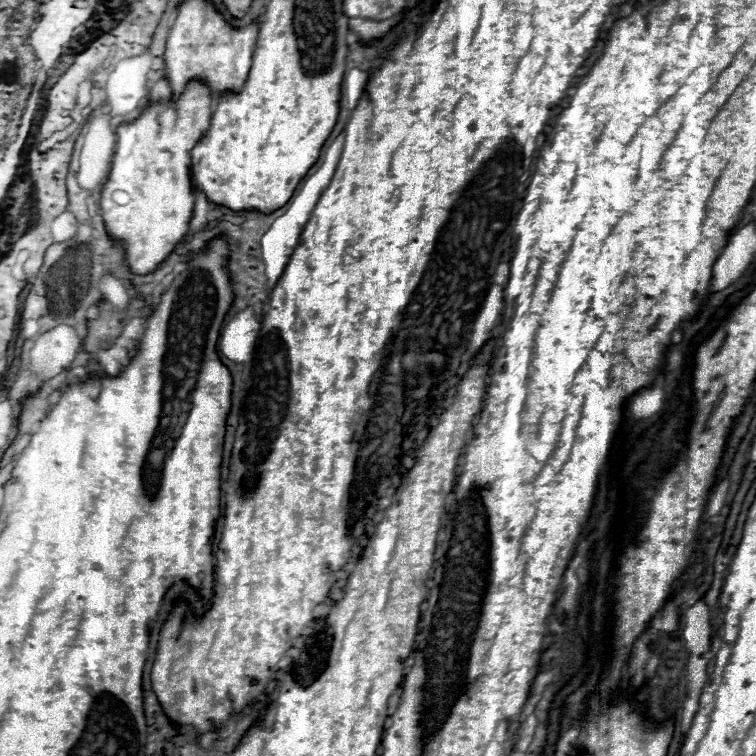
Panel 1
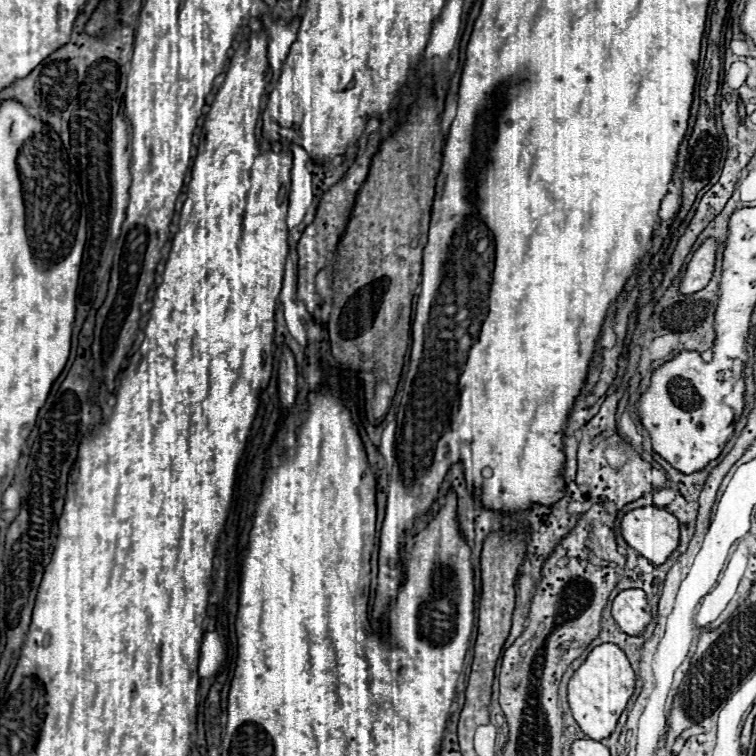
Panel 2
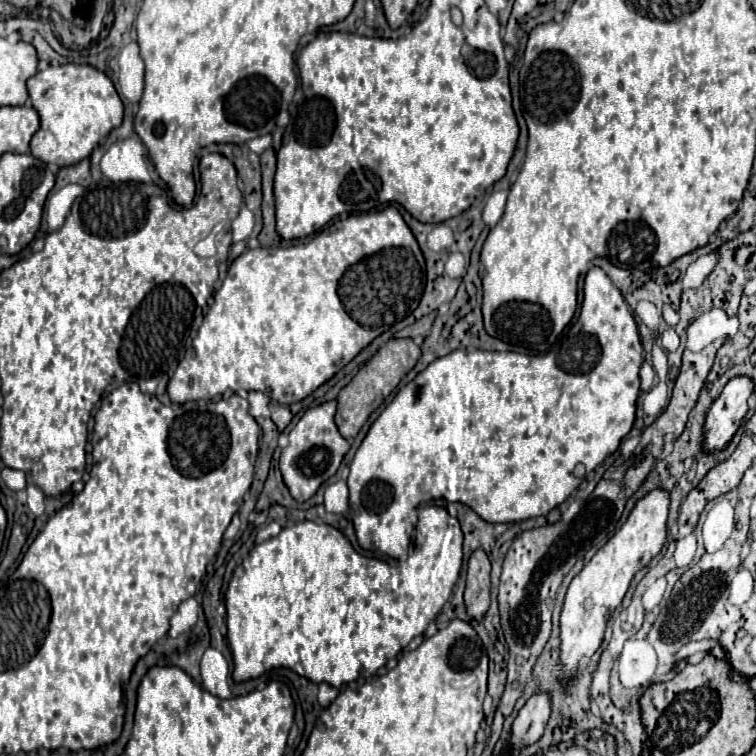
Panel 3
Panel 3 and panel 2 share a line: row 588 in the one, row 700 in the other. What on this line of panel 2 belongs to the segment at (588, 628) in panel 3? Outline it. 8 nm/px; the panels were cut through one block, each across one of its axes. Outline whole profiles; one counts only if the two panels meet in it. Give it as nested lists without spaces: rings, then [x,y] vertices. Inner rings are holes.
[[[604,642],[596,646],[586,662],[572,674],[568,682],[568,704],[574,714],[574,720],[580,724],[584,734],[588,734],[592,740],[604,740],[608,738],[616,722],[626,708],[628,698],[634,692],[634,670],[626,658],[626,654],[612,642]]]

